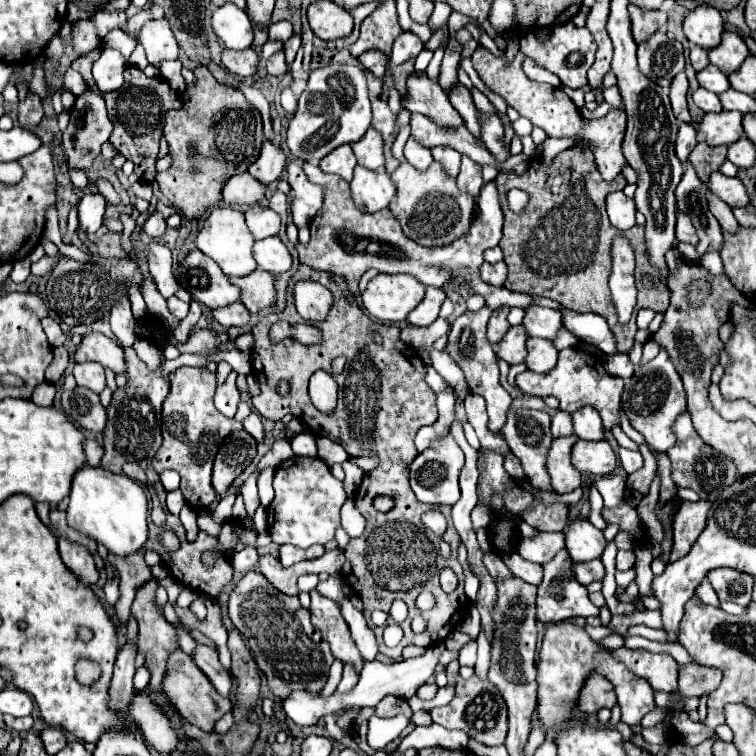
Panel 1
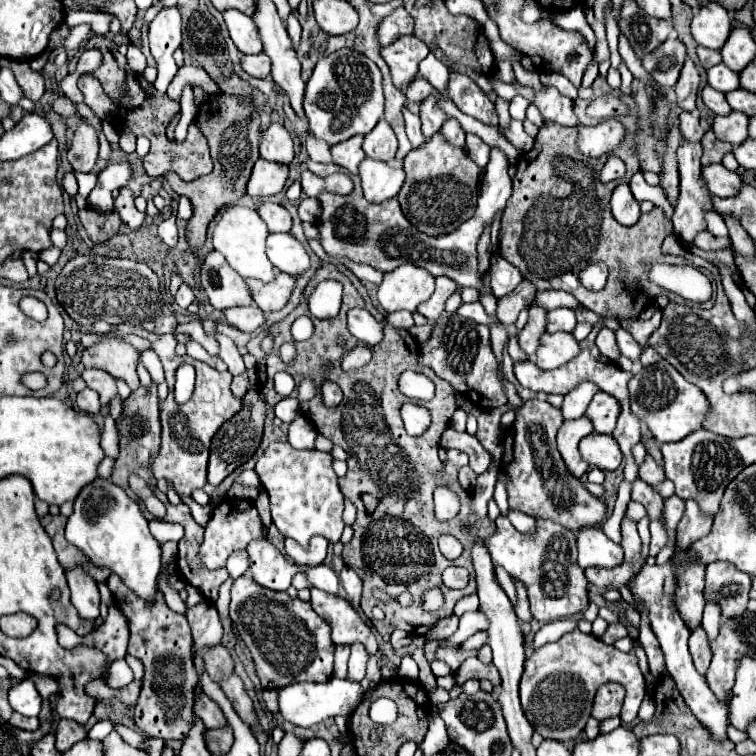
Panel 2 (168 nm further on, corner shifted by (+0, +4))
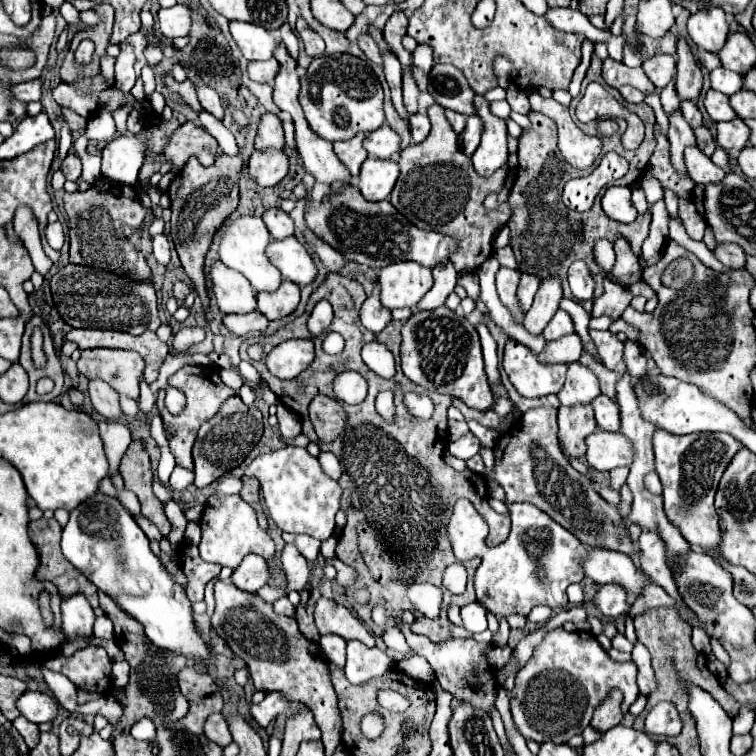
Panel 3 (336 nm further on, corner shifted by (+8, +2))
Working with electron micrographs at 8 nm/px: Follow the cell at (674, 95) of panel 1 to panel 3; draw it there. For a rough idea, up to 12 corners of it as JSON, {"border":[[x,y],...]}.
{"border":[[682,37],[676,43],[676,93],[696,101],[702,71]]}

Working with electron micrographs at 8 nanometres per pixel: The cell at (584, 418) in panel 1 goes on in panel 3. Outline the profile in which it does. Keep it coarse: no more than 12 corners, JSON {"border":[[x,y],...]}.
{"border":[[606,395],[592,401],[596,423],[602,431],[620,429],[618,403]]}

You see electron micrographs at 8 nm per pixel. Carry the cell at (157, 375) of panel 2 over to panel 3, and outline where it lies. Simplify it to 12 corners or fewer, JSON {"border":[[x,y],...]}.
{"border":[[144,377],[140,379],[140,403],[146,415],[156,405],[156,397]]}

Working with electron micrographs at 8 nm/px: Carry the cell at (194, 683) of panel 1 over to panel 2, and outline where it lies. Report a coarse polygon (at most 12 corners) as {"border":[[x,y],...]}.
{"border":[[204,693],[194,703],[194,713],[206,729],[226,725],[222,709]]}

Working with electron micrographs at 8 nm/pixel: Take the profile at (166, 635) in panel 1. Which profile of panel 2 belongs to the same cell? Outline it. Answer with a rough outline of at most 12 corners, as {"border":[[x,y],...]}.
{"border":[[106,579],[144,665],[136,727],[180,739],[194,723],[192,637],[162,593]]}

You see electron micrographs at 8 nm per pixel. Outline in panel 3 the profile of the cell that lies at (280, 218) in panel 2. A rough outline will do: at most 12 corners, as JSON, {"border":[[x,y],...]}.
{"border":[[280,207],[262,219],[274,239],[294,233],[292,219]]}

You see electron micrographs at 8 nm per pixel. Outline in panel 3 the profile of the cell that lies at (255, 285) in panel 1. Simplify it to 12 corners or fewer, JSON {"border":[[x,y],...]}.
{"border":[[282,281],[272,293],[256,293],[258,309],[270,321],[290,315],[300,287]]}

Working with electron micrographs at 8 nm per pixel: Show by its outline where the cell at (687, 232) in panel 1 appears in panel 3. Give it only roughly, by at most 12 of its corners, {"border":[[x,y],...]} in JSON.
{"border":[[718,243],[712,253],[726,267],[744,267],[744,249]]}

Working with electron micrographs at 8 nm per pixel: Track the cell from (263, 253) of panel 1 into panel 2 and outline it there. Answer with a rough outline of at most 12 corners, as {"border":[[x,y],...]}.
{"border":[[290,233],[268,237],[268,259],[296,277],[310,269],[304,245]]}

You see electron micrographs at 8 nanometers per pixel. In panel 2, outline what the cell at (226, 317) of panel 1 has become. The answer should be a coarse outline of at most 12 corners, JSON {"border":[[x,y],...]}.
{"border":[[258,305],[226,309],[236,329],[254,333],[266,321]]}

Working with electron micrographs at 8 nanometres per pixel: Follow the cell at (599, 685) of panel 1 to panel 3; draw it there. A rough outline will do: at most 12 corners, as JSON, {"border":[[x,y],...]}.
{"border":[[612,689],[596,707],[590,725],[608,731],[624,717],[622,691]]}

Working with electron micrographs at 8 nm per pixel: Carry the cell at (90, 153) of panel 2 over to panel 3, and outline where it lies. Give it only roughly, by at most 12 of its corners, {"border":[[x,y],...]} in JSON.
{"border":[[74,153],[62,163],[68,181],[76,181],[82,171],[80,157]]}

